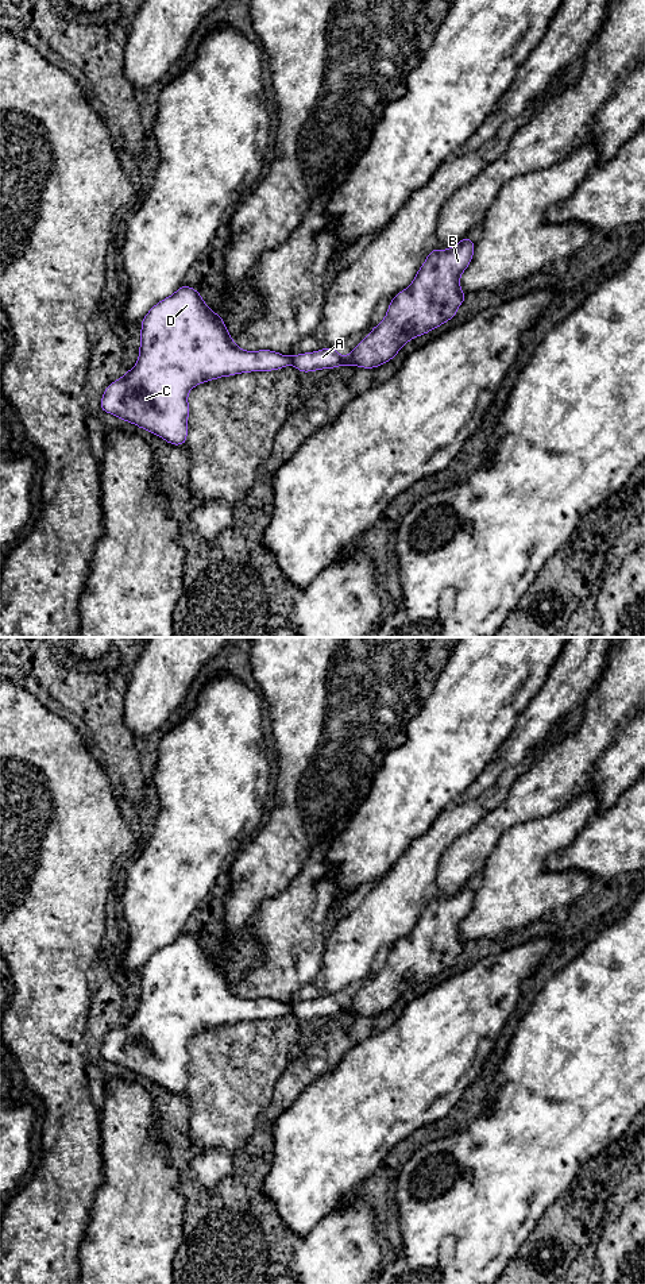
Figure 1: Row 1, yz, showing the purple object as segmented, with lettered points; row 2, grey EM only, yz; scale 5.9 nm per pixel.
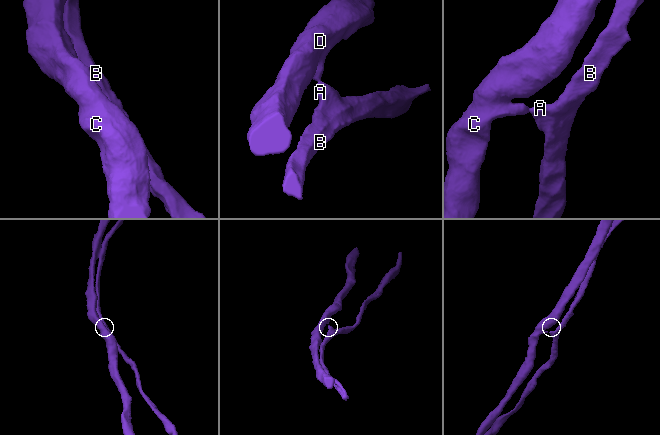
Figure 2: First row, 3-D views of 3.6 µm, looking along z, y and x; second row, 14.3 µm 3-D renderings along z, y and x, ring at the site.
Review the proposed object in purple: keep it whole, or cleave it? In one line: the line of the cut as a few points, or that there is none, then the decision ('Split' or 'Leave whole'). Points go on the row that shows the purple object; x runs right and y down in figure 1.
Split along yz (290, 357), (292, 363). Split

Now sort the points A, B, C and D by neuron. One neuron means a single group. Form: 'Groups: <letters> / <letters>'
Groups: A B / C D

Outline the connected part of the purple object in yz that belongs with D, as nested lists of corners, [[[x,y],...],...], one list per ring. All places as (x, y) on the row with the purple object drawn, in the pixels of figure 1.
[[[185,284],[155,304],[140,321],[136,365],[108,385],[100,409],[162,437],[184,446],[188,439],[189,392],[204,382],[251,371],[273,371],[293,363],[293,358],[273,350],[239,348],[224,325],[223,316],[209,309],[198,290]]]

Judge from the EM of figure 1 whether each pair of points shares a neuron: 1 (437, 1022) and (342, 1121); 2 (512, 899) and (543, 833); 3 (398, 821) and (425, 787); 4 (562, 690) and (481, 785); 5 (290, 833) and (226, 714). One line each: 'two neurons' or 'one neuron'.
1: one neuron
2: one neuron
3: one neuron
4: one neuron
5: two neurons

